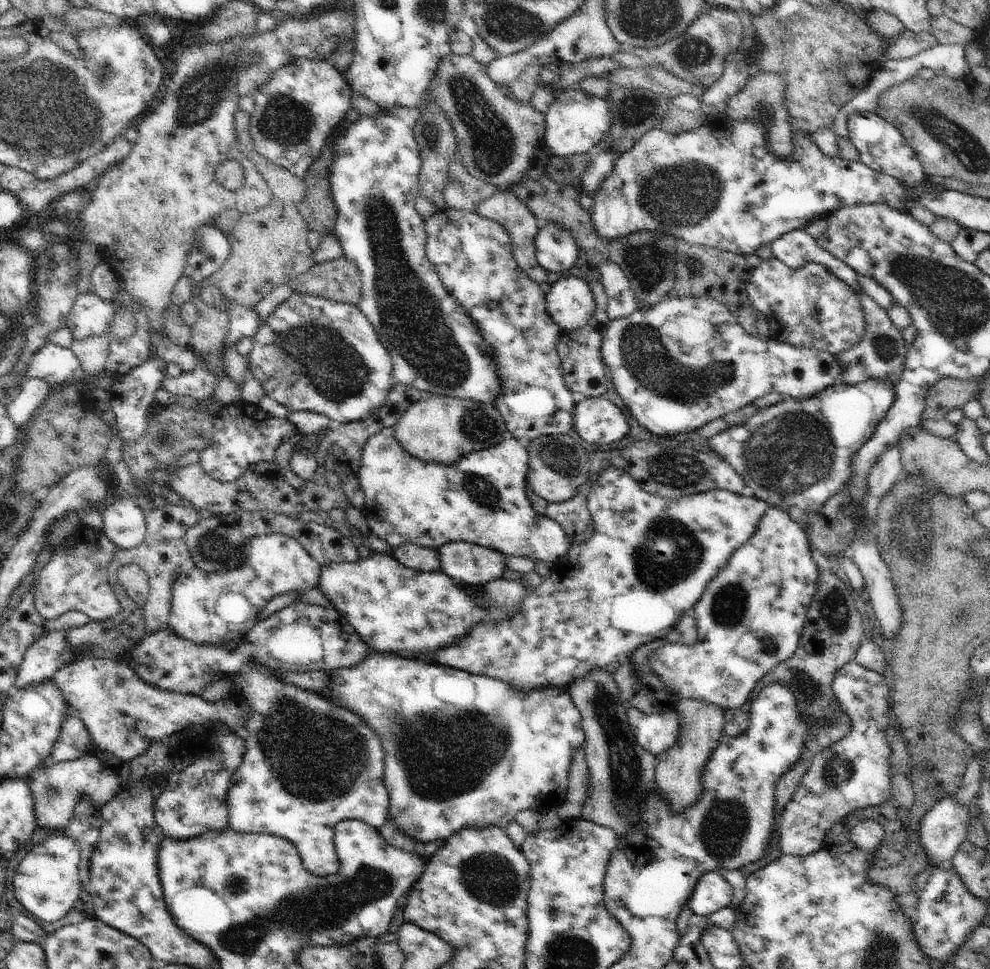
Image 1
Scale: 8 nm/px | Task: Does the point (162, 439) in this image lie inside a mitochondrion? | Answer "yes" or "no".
yes

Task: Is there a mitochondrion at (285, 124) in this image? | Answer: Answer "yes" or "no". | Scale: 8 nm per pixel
yes

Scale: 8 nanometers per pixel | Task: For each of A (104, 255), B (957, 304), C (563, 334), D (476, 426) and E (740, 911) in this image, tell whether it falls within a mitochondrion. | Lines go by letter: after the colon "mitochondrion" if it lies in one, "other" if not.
A: other
B: mitochondrion
C: other
D: mitochondrion
E: other

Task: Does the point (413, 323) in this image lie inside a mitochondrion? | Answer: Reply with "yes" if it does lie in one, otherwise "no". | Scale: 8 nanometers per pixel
yes

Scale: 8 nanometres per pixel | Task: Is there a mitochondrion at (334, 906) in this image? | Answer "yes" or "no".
yes

